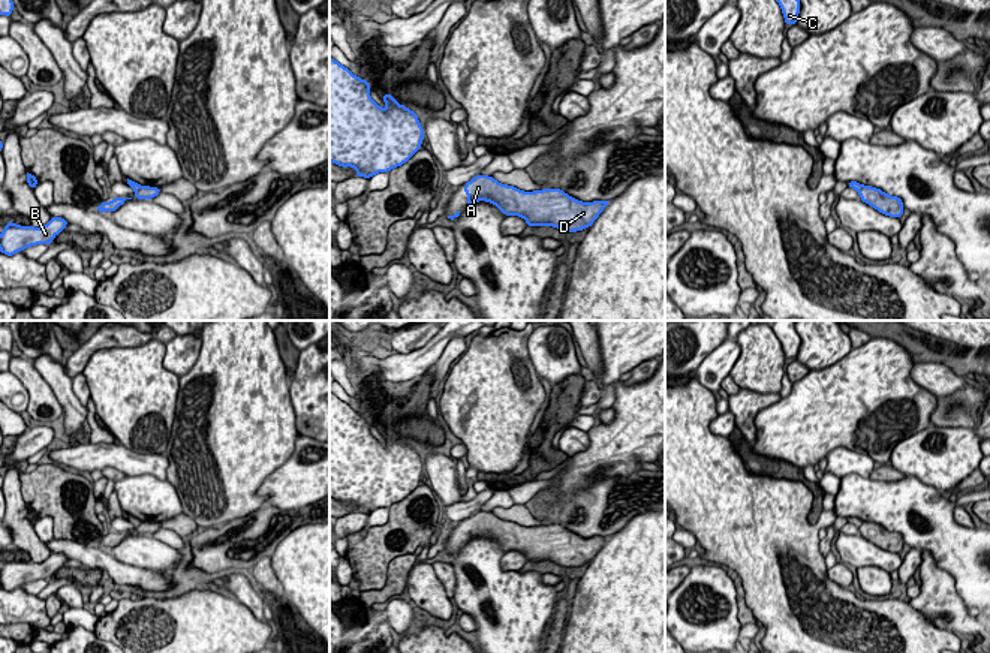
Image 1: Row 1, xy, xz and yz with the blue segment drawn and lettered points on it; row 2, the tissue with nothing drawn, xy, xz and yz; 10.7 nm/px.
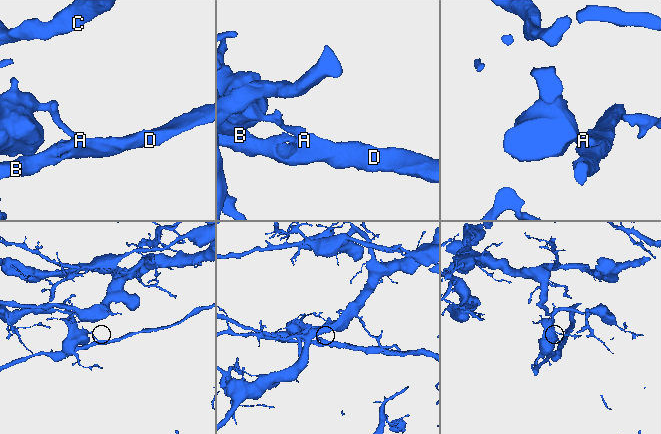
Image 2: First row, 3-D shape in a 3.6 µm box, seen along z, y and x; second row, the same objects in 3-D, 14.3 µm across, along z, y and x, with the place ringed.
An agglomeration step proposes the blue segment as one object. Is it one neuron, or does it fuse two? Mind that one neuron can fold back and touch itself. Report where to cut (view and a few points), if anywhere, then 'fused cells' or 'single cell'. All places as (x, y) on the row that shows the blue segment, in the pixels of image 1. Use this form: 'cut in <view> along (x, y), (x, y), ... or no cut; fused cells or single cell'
cut in xy along (143, 186), (135, 190); fused cells

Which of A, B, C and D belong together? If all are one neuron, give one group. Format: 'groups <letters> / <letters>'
groups A B D / C

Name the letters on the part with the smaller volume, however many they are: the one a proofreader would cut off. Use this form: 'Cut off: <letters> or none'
Cut off: A, B, D

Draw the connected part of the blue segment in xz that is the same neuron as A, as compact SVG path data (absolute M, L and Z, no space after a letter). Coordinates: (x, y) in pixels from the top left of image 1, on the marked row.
M479 175L464 184L467 207L478 201L496 205L505 216L520 216L527 226L554 226L565 232L590 228L610 201L581 202L560 189L523 192Z

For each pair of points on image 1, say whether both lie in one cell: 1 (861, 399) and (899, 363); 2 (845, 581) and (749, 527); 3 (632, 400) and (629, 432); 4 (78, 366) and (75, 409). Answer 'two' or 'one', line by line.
1: one
2: two
3: one
4: two

